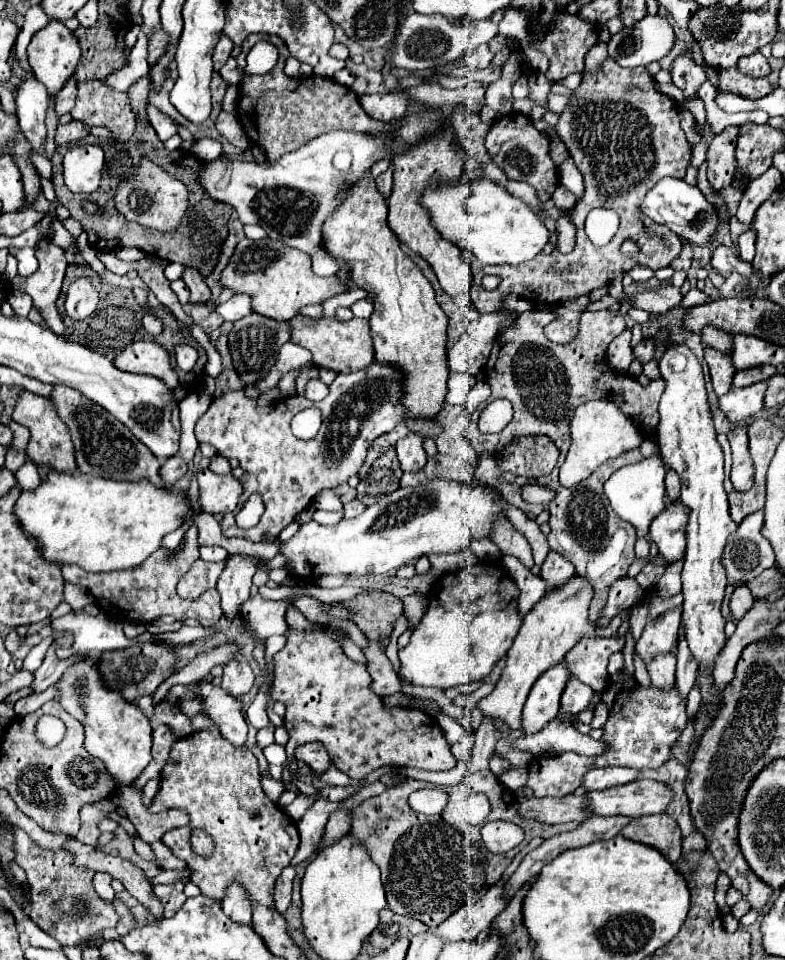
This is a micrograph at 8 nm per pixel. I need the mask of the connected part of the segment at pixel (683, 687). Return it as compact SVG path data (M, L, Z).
M678 639L676 647L676 657L678 657L678 667L676 667L676 687L682 697L688 695L688 691L696 683L696 673L698 673L698 663L694 663L694 655L690 655L690 647L686 639Z

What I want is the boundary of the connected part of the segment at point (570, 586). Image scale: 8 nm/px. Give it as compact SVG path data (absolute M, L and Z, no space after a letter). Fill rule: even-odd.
M572 577L564 587L558 591L548 591L534 609L524 617L522 627L508 649L506 655L506 667L502 671L500 681L496 683L494 691L484 697L476 707L482 711L482 715L504 721L510 729L522 727L522 707L526 703L526 697L536 683L536 679L548 671L550 667L558 665L564 655L582 639L582 637L594 637L594 627L588 621L588 605L592 597L592 587L586 579Z

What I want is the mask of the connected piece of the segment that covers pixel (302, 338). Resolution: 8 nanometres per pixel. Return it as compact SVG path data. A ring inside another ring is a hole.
M298 315L290 319L290 325L292 325L292 341L312 353L316 367L330 369L334 373L350 373L366 369L374 361L374 343L368 319L358 319L358 317L350 321L322 319L316 325L308 325L308 319Z

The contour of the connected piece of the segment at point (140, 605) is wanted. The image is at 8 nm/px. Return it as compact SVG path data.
M192 525L186 531L186 547L172 561L168 561L166 549L158 549L154 555L150 555L150 559L146 559L146 563L142 563L142 567L132 567L130 571L86 573L76 565L66 565L66 567L62 567L62 577L64 577L64 583L74 583L74 585L88 589L94 595L96 603L102 607L102 611L106 611L108 615L114 615L114 617L118 615L122 619L150 623L164 615L176 615L180 621L186 621L192 617L192 619L198 619L204 627L212 627L222 617L220 595L216 589L210 589L210 591L202 593L200 599L190 601L190 607L186 607L186 601L180 599L176 593L176 583L198 557L200 557L198 555L198 529Z

